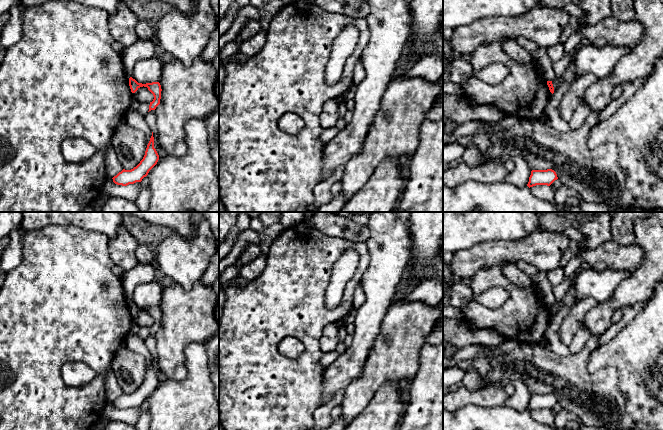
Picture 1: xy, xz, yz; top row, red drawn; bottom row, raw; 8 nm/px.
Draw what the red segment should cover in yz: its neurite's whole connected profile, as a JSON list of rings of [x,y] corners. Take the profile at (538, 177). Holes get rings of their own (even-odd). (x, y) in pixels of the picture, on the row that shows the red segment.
[[[552,169],[532,170],[527,186],[529,188],[536,185],[550,186],[557,179],[558,179],[557,174]]]

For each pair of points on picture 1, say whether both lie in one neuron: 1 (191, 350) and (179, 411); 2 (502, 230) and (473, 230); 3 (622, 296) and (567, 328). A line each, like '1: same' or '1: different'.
1: same
2: same
3: different

